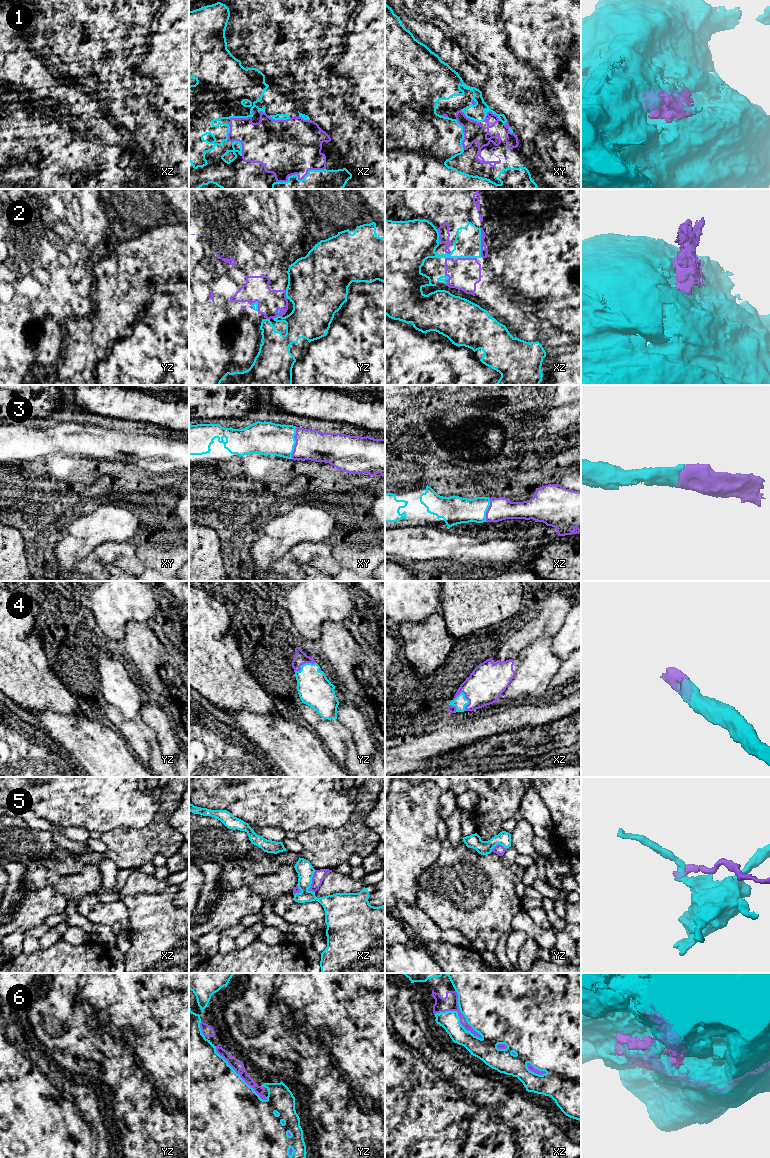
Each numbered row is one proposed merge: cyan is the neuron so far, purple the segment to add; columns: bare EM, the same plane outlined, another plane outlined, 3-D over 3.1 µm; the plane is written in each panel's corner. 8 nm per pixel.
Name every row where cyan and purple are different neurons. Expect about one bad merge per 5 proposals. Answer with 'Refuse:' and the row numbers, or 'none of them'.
Refuse: 5

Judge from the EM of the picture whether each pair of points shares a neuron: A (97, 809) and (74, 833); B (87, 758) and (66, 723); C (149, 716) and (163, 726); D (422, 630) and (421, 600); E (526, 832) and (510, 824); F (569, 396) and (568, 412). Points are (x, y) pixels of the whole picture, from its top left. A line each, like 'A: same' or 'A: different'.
A: different
B: same
C: same
D: different
E: different
F: different

